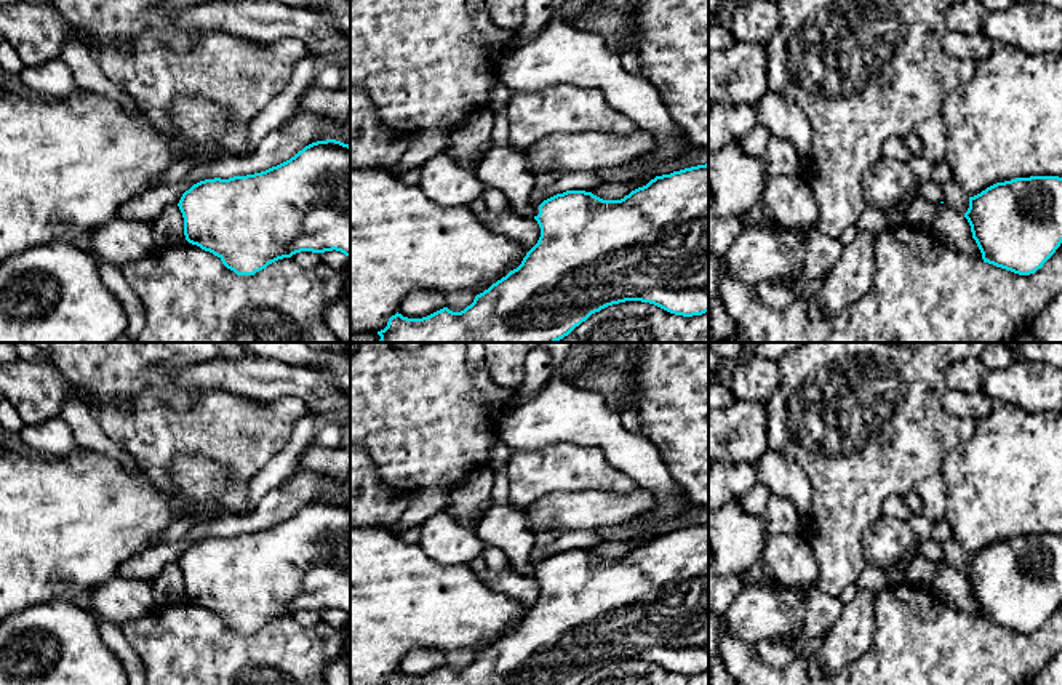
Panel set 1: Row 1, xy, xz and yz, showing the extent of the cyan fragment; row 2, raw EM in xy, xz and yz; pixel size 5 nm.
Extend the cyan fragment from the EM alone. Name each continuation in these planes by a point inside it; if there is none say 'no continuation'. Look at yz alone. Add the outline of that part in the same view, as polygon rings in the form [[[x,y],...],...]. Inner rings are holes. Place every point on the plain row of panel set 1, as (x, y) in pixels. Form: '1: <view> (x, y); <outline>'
no continuation

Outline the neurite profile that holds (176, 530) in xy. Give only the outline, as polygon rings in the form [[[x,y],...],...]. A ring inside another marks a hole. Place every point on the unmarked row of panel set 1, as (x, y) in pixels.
[[[222,511],[218,514],[194,514],[190,517],[182,517],[179,520],[174,520],[163,531],[163,535],[160,538],[160,544],[184,539],[197,523],[216,520],[224,515],[227,515],[227,514]]]

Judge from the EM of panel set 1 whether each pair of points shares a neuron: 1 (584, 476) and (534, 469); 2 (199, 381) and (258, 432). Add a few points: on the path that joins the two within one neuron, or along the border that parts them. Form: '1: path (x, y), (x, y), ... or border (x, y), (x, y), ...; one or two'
1: path (571, 469), (547, 469); one
2: border (173, 376), (187, 389), (229, 389), (245, 396); two

